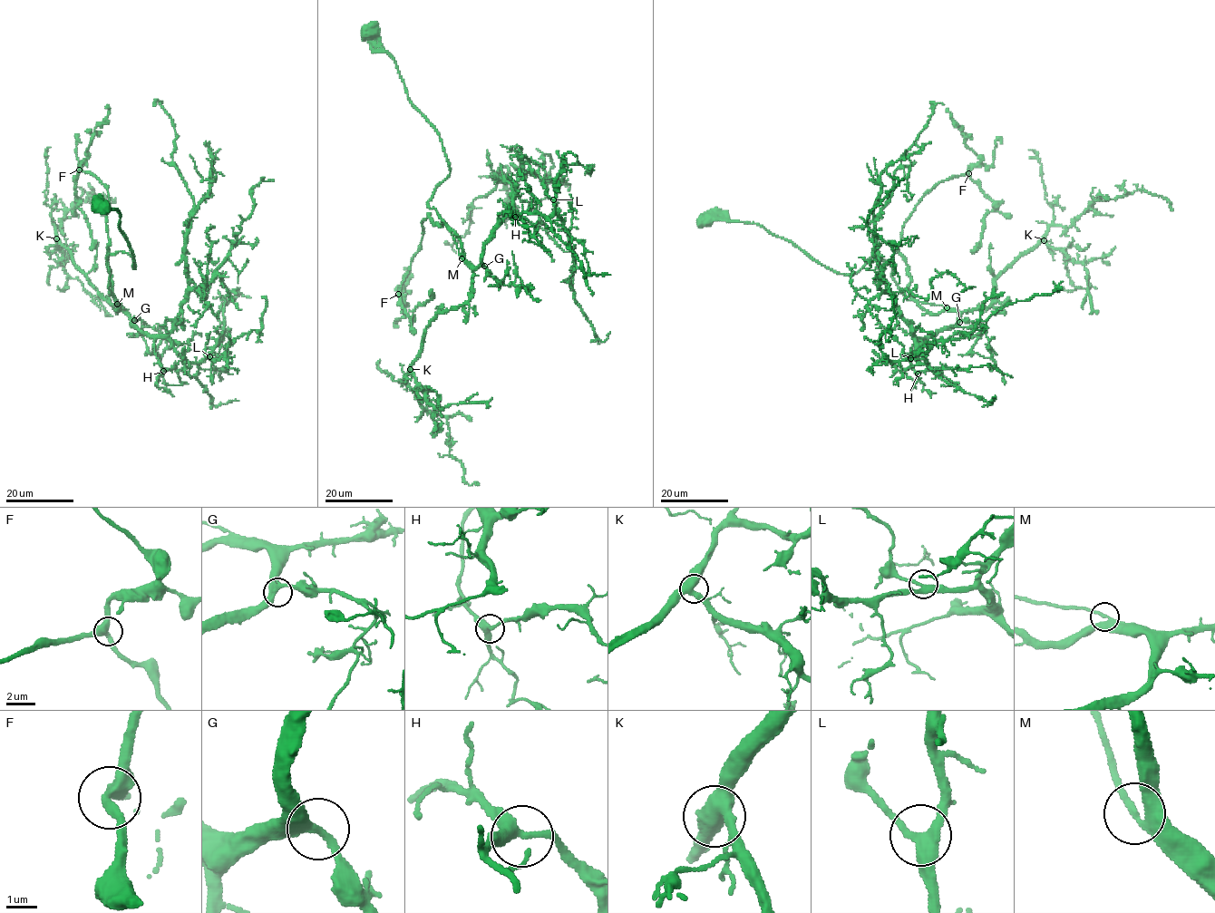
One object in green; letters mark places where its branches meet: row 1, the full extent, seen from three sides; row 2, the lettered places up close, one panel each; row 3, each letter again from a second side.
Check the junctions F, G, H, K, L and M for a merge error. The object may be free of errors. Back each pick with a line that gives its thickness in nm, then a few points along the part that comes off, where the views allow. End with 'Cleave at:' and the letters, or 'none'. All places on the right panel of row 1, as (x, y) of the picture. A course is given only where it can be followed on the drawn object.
Cleave at: none

